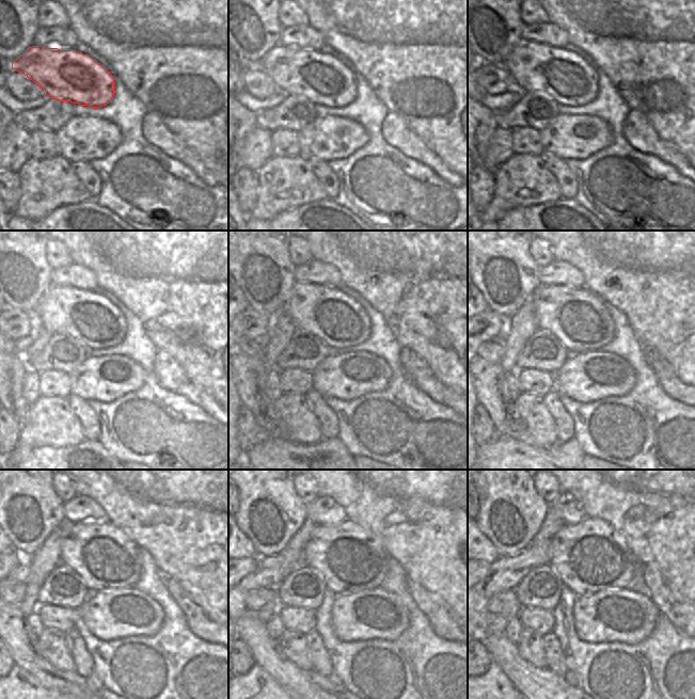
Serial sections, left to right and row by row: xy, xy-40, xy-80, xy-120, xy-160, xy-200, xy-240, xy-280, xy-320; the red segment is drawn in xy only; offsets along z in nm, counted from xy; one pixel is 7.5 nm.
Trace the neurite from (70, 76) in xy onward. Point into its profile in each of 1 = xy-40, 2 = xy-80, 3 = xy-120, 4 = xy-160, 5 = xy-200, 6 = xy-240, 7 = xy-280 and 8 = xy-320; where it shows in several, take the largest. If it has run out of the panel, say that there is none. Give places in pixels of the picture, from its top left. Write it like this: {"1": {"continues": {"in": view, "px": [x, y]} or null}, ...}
{"1": {"continues": {"in": "xy-40", "px": [325, 80]}}, "2": {"continues": {"in": "xy-80", "px": [562, 75]}}, "3": {"continues": {"in": "xy-120", "px": [87, 316]}}, "4": {"continues": {"in": "xy-160", "px": [340, 321]}}, "5": {"continues": {"in": "xy-200", "px": [580, 319]}}, "6": {"continues": {"in": "xy-240", "px": [105, 558]}}, "7": {"continues": {"in": "xy-280", "px": [349, 558]}}, "8": {"continues": {"in": "xy-320", "px": [591, 556]}}}

